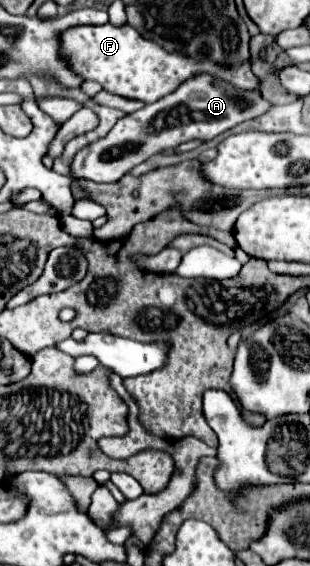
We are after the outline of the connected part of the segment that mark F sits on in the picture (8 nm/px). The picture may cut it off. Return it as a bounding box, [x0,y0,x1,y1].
[60,24,258,104]

